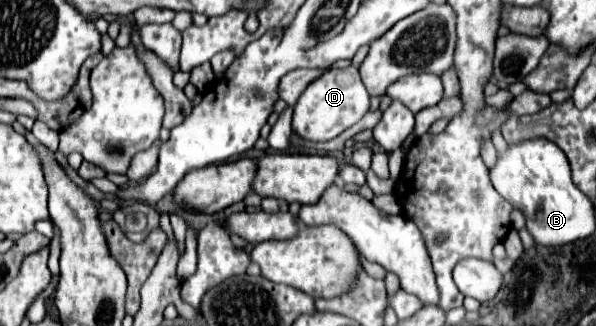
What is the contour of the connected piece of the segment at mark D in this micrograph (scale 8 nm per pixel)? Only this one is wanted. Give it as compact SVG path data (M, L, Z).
M352 65L348 69L330 69L316 77L300 95L294 107L292 131L308 141L330 141L342 131L358 123L370 111L370 95L362 85L358 69Z

